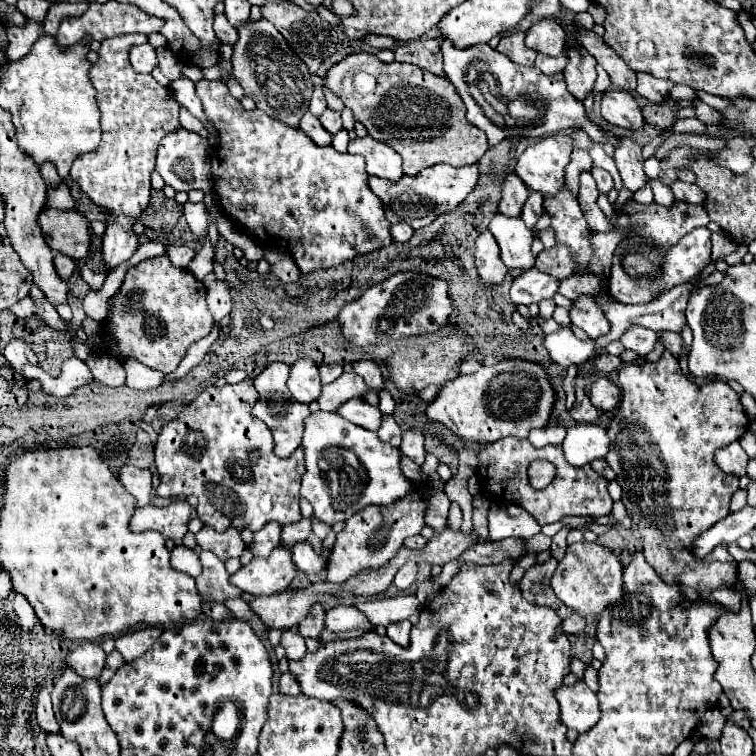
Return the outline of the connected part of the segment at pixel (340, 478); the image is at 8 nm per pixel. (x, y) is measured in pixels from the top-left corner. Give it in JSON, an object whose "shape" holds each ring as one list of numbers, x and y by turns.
{"shape":[[327,411,311,413,305,419,305,435,301,445,305,447,305,465,307,465,307,471,303,475,301,495,307,497,309,503,313,505,315,517,327,525,347,521,353,513,357,513,367,505,387,505,393,499,405,495,405,491,409,491,411,487,409,479,399,469,399,449,389,443,383,443,377,437,377,433,357,427,355,423,349,423,337,413,327,413]]}

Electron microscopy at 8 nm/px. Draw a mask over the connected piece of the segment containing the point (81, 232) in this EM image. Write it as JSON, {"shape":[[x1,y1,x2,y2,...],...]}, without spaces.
{"shape":[[45,209,39,215,43,235,59,253,65,253,77,261,85,259,93,245,89,219,77,209]]}

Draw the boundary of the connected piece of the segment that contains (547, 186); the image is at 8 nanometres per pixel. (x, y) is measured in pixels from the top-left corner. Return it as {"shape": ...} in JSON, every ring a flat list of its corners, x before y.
{"shape":[[549,135,529,145,515,165,523,183,541,195,555,195,563,183,563,171,569,163,573,139,569,135]]}

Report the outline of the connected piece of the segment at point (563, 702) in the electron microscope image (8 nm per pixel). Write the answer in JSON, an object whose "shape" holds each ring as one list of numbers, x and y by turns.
{"shape":[[577,681,571,687,561,685,555,691,555,699,559,701,561,721,569,729,583,733,597,723,601,713,599,701,597,701,597,695,583,681]]}

